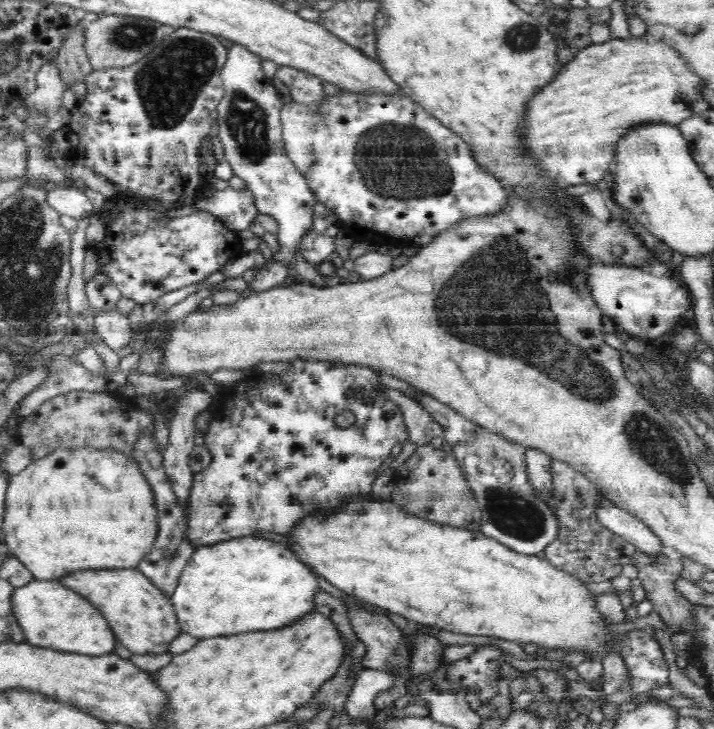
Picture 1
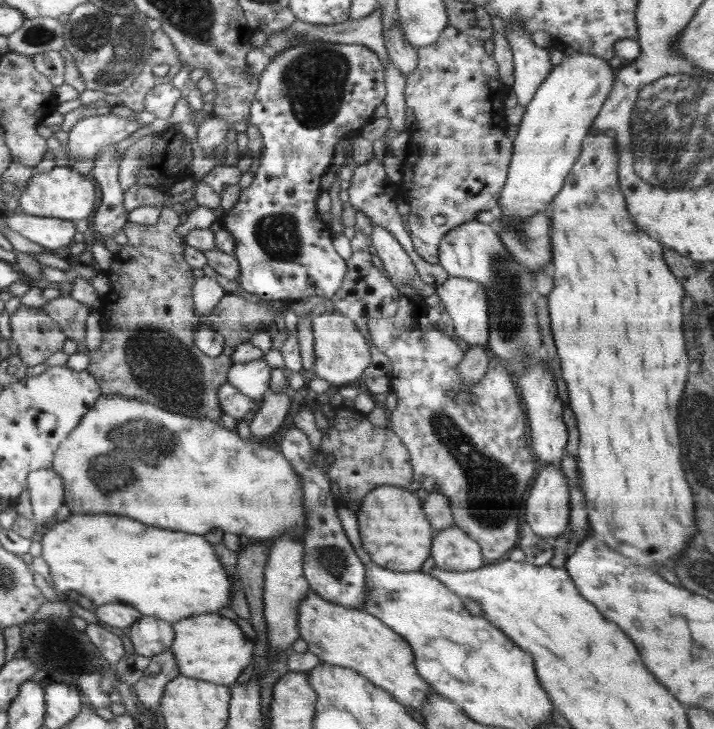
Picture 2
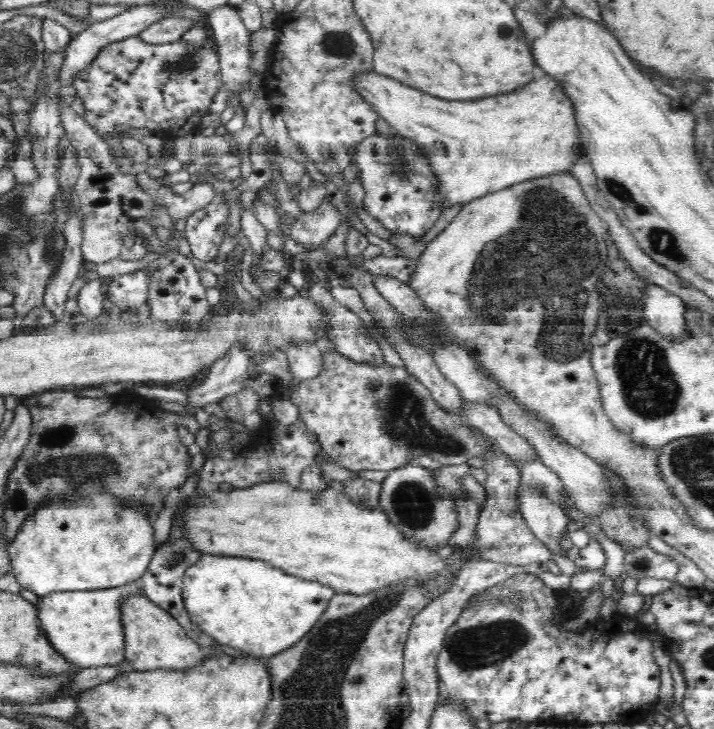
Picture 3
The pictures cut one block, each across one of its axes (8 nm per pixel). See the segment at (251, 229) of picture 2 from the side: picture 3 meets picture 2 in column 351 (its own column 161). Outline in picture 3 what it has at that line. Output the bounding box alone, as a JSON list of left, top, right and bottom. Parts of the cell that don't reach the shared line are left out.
[71,36,222,141]

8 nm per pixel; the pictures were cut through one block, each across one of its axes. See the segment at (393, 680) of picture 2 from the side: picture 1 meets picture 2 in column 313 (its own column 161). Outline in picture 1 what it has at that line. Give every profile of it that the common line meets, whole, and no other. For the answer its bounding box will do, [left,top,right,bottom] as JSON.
[58,567,181,655]

